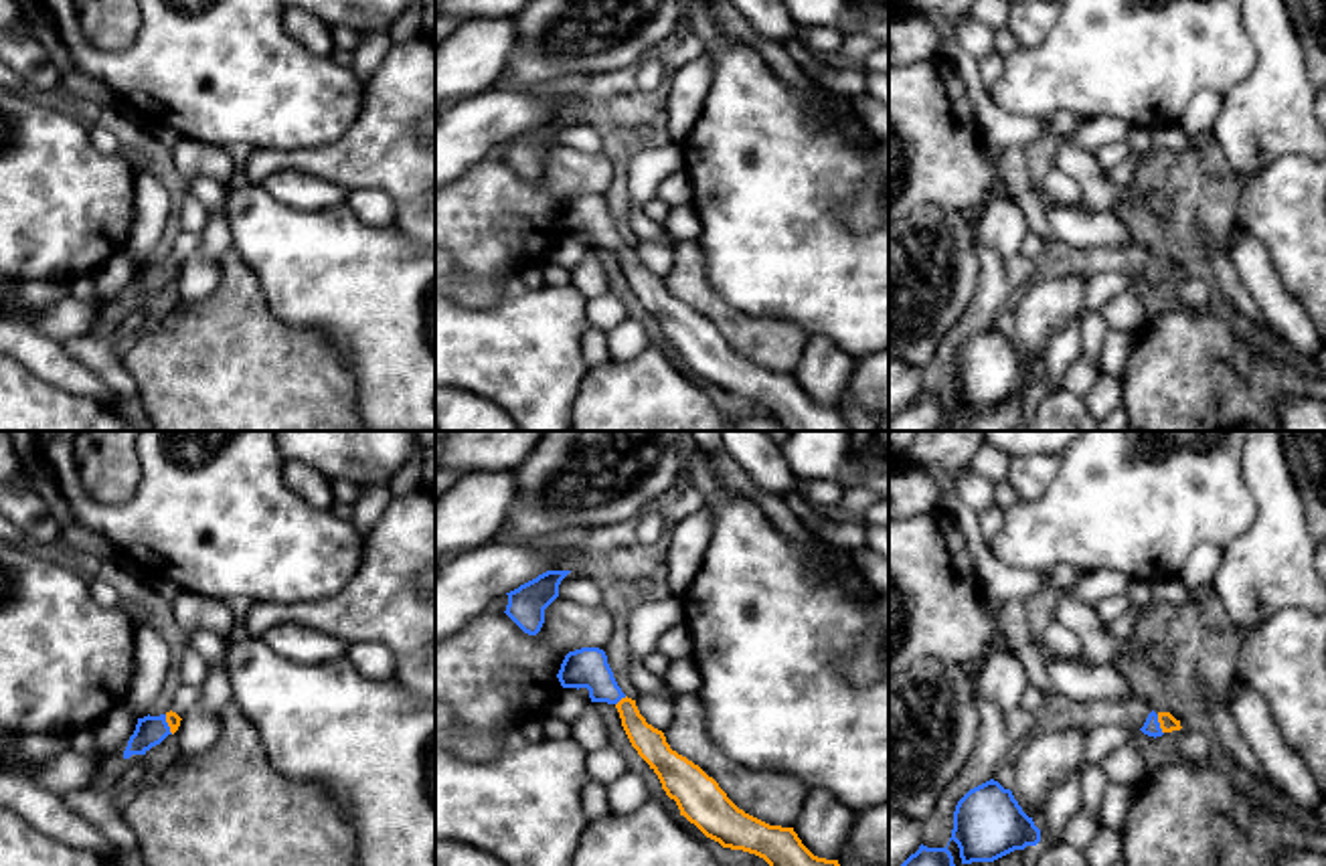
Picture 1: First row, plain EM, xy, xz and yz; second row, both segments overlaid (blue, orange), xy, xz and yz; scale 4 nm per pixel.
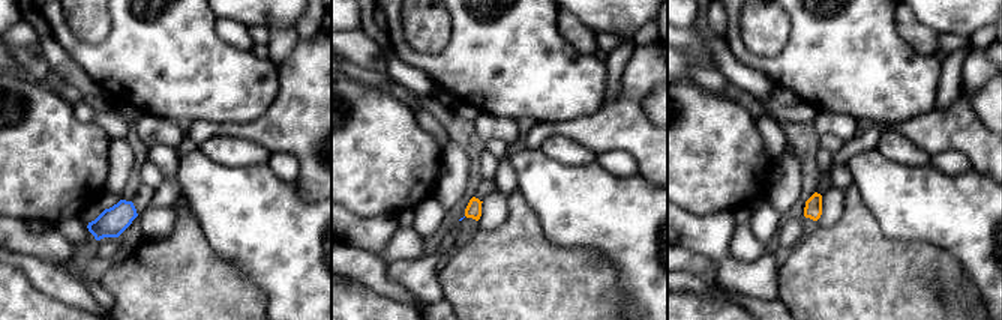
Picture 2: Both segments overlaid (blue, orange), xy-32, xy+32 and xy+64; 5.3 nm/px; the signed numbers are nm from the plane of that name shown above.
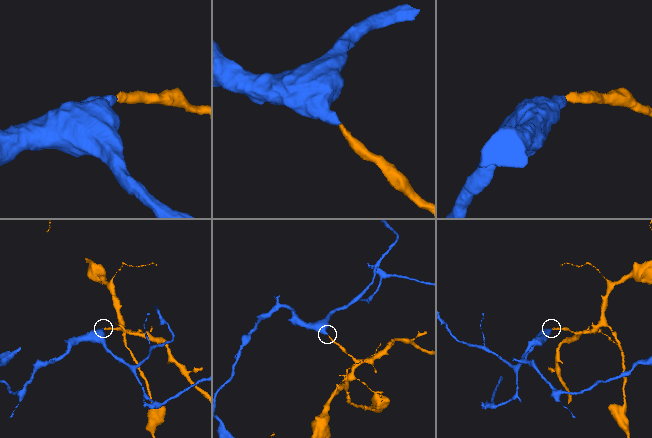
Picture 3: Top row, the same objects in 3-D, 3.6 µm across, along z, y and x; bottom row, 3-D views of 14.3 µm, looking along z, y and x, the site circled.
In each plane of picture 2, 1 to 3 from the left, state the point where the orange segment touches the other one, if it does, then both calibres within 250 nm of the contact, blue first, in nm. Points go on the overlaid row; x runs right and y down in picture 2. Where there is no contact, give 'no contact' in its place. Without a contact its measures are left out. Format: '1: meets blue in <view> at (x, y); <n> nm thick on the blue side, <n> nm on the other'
1: no contact
2: no contact
3: no contact

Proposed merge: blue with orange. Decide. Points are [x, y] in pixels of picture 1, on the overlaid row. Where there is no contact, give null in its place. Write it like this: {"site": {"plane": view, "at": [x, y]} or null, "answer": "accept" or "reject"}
{"site": {"plane": "yz", "at": [1158, 725]}, "answer": "accept"}

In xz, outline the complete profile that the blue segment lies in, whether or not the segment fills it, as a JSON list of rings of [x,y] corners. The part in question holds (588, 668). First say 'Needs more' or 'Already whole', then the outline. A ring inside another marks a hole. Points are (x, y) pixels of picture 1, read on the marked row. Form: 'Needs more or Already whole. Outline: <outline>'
Needs more. Outline: [[[603,650],[569,652],[557,678],[563,688],[587,688],[591,702],[607,702],[617,708],[632,747],[658,775],[680,815],[707,838],[723,848],[755,854],[769,866],[840,866],[838,860],[814,856],[794,828],[769,826],[739,809],[713,777],[672,751],[664,732],[648,724],[636,700],[621,692]]]

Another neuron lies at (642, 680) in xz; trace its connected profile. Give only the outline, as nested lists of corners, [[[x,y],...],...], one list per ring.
[[[632,652],[628,654],[628,672],[634,692],[660,692],[668,688],[664,676],[650,674],[644,662],[638,660]]]

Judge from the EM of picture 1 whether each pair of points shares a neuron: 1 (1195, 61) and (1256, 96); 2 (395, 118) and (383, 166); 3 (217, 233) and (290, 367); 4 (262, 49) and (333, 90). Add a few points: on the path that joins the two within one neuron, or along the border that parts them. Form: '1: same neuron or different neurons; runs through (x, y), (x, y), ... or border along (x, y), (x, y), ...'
1: different neurons; border along (1252, 39), (1254, 67), (1221, 94)
2: same neuron; runs through (387, 130), (383, 154)
3: different neurons; border along (231, 245), (219, 260)
4: same neuron; runs through (280, 67), (302, 90), (314, 90)

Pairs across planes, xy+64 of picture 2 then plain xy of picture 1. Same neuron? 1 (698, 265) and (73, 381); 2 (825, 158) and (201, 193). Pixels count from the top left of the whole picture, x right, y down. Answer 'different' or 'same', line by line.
1: same
2: different

